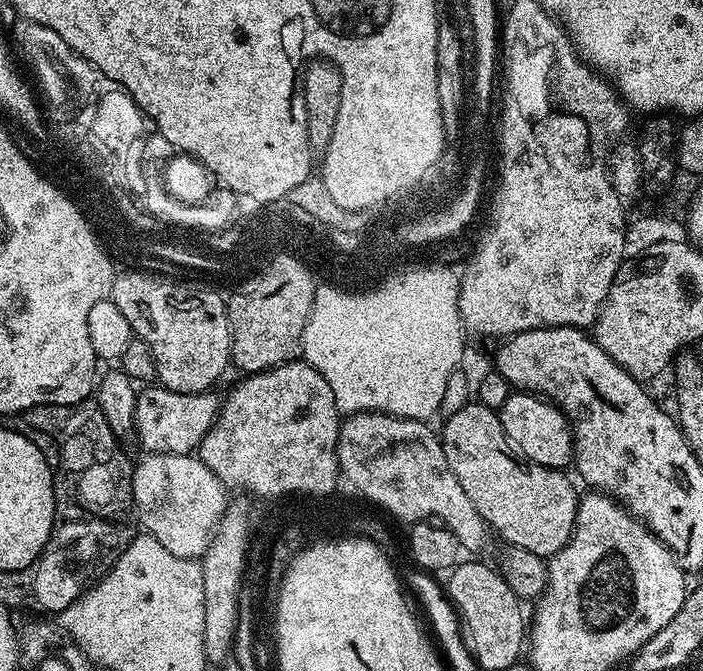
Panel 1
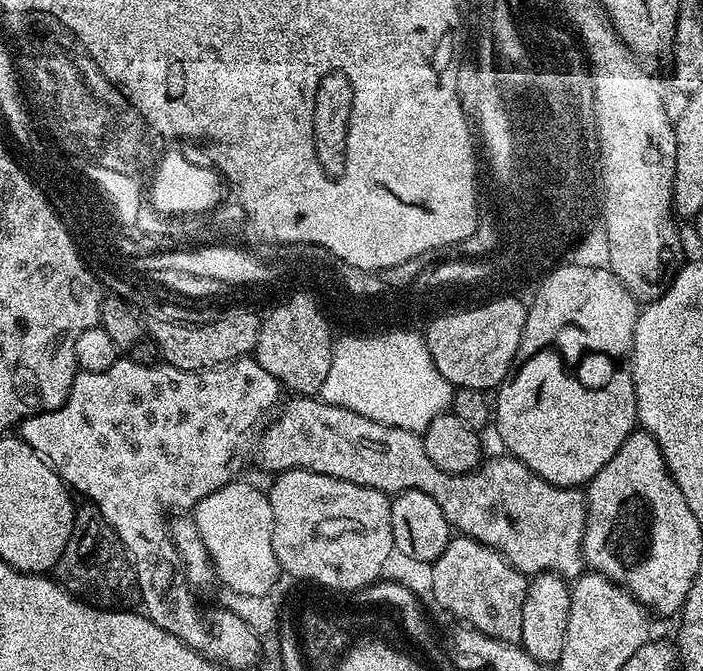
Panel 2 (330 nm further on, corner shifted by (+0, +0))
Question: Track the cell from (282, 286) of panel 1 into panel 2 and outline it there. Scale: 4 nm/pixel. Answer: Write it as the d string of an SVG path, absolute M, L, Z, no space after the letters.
M295 299L276 312L275 316L263 320L258 334L258 342L254 359L285 389L288 388L300 398L312 398L319 393L322 382L326 382L326 374L330 374L330 362L334 347L333 325L326 318L321 318L317 307L313 307L308 299Z

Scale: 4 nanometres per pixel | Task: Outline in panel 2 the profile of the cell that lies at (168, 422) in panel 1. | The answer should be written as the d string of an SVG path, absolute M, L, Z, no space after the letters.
M292 398L286 404L279 409L280 417L269 426L268 433L260 440L260 464L271 474L282 473L287 468L305 468L385 494L422 490L422 494L430 494L430 498L434 498L434 502L442 506L442 514L446 514L449 525L459 535L469 536L471 540L494 549L529 578L539 576L541 572L576 578L585 571L580 543L586 526L588 506L585 493L579 487L554 486L534 474L511 454L496 456L493 460L485 459L479 468L474 468L471 472L438 470L438 466L430 462L424 441L417 433L402 430L398 426L379 424L354 410L327 404L319 398Z

